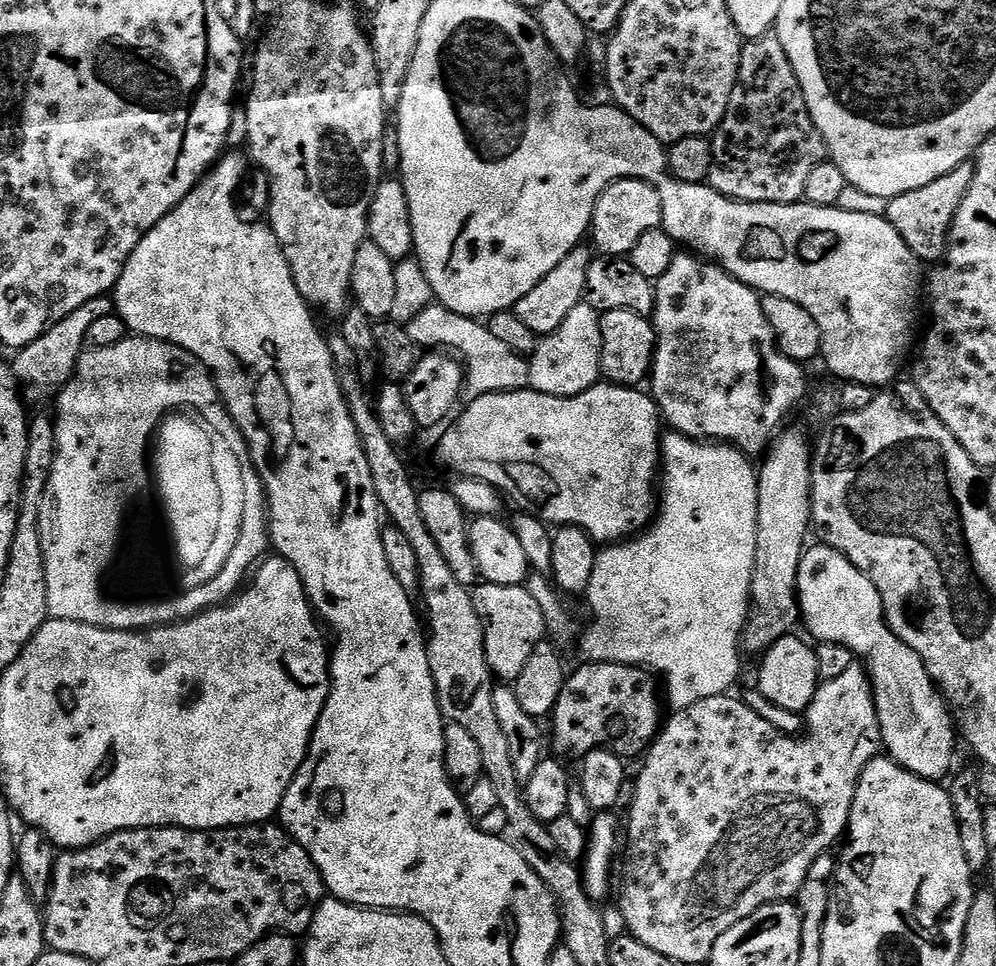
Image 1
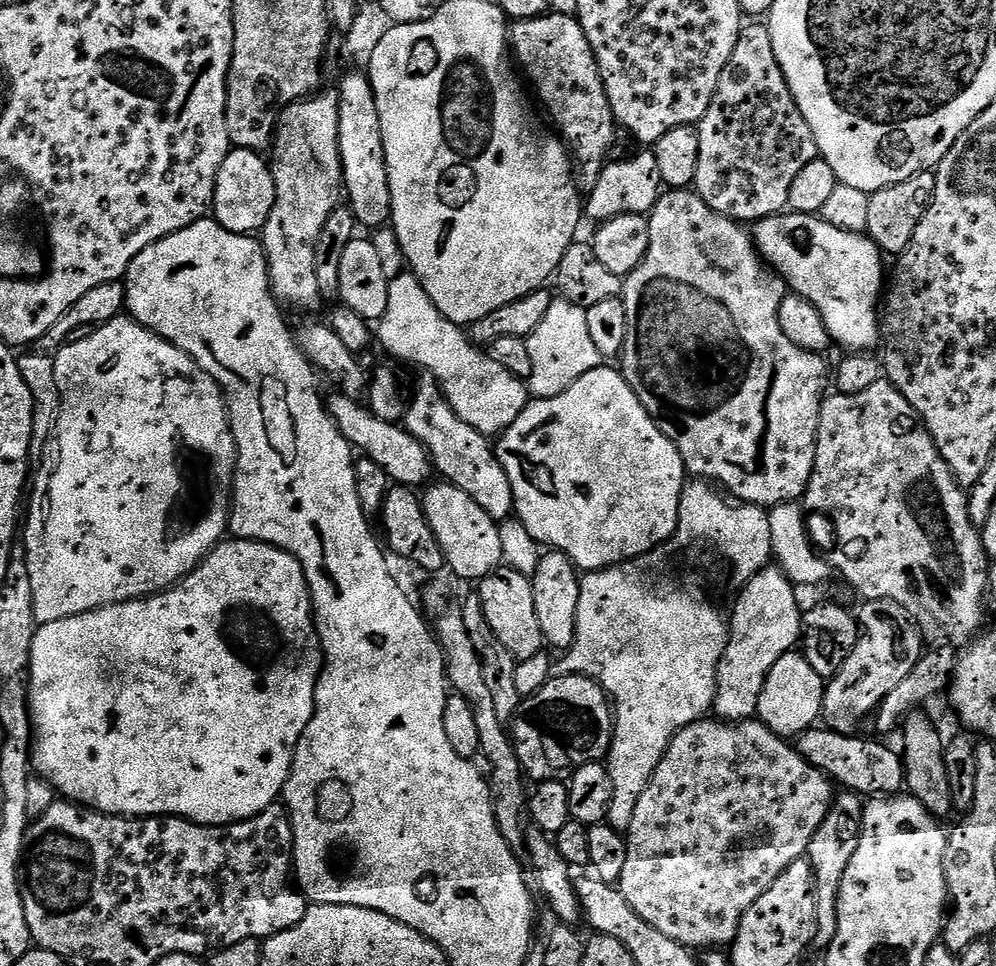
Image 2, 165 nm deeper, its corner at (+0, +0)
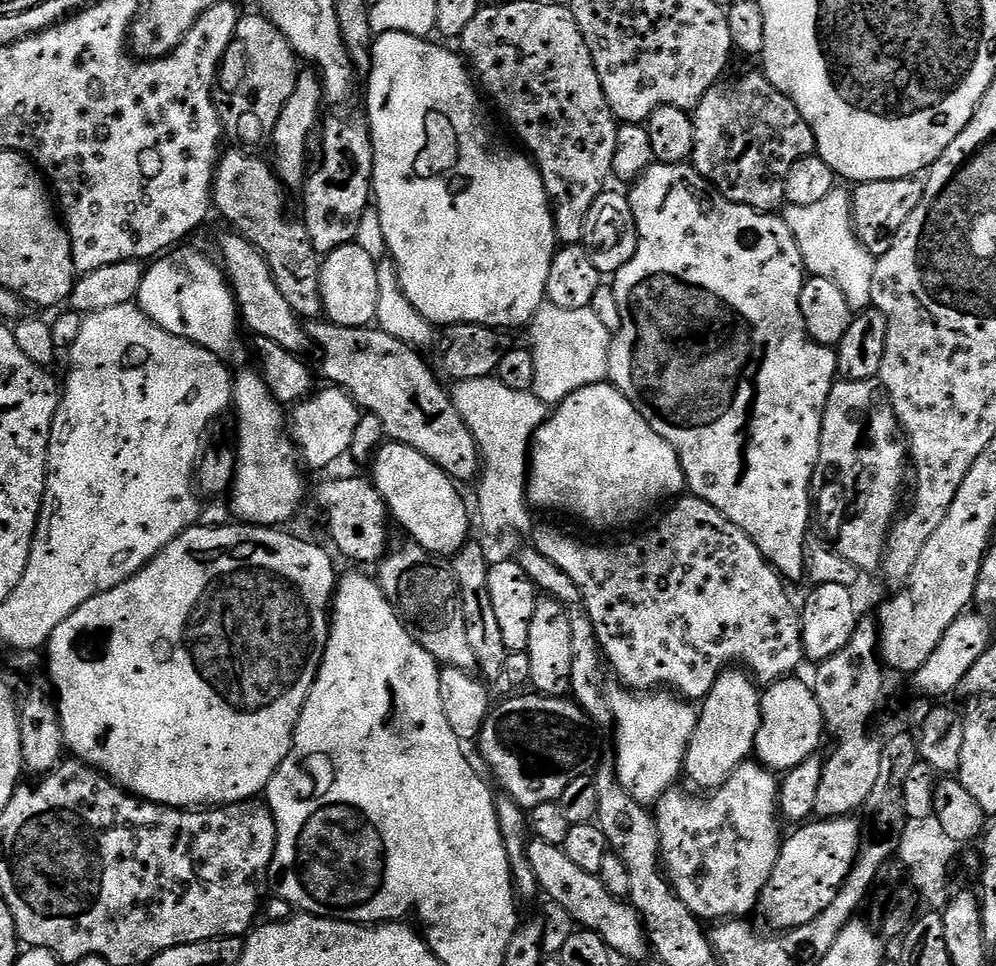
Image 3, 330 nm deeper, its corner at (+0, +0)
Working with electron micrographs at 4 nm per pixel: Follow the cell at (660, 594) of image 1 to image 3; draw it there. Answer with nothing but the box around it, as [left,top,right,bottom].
[608,686,697,806]

